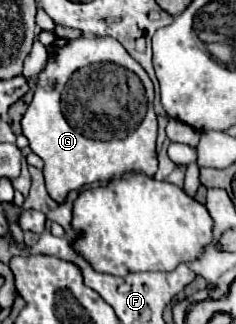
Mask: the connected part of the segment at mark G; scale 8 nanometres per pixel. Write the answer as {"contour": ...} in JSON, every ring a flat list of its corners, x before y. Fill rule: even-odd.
{"contour":[[38,31,36,38,45,43,49,53,55,53,47,61,47,69,41,73,39,83,57,83,53,89,37,87,27,113,23,115,21,127,29,139,29,147,43,161,45,187,49,195,61,203,69,191,81,189,93,181,109,181,111,177,121,177,125,171,143,171,153,175,157,171,157,115,153,109,154,85,145,69,125,51,125,47,111,37,95,39,73,39,65,47,55,49,55,35]]}

